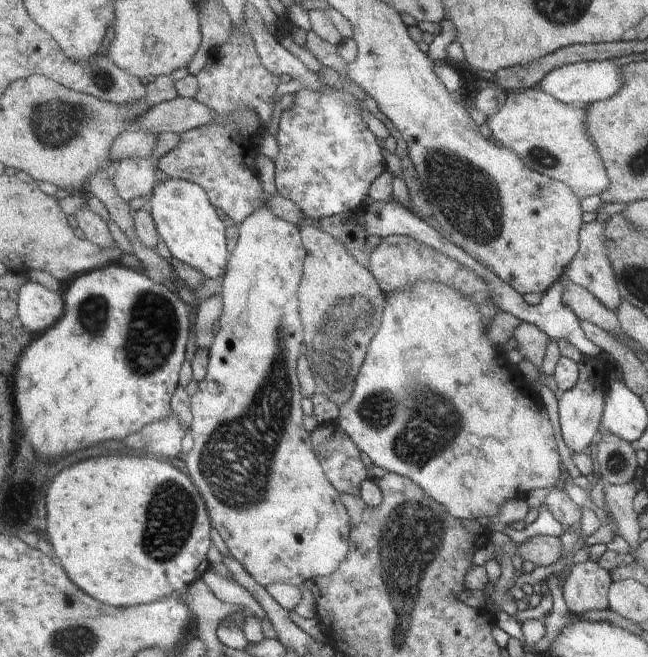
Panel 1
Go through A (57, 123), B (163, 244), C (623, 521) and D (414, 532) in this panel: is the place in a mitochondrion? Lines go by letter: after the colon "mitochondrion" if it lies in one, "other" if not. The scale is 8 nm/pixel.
A: mitochondrion
B: other
C: other
D: mitochondrion

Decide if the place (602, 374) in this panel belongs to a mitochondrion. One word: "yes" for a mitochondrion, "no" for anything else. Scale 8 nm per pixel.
no

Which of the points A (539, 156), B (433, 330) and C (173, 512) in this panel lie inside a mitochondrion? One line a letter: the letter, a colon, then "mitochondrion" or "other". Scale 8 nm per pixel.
A: mitochondrion
B: other
C: mitochondrion

